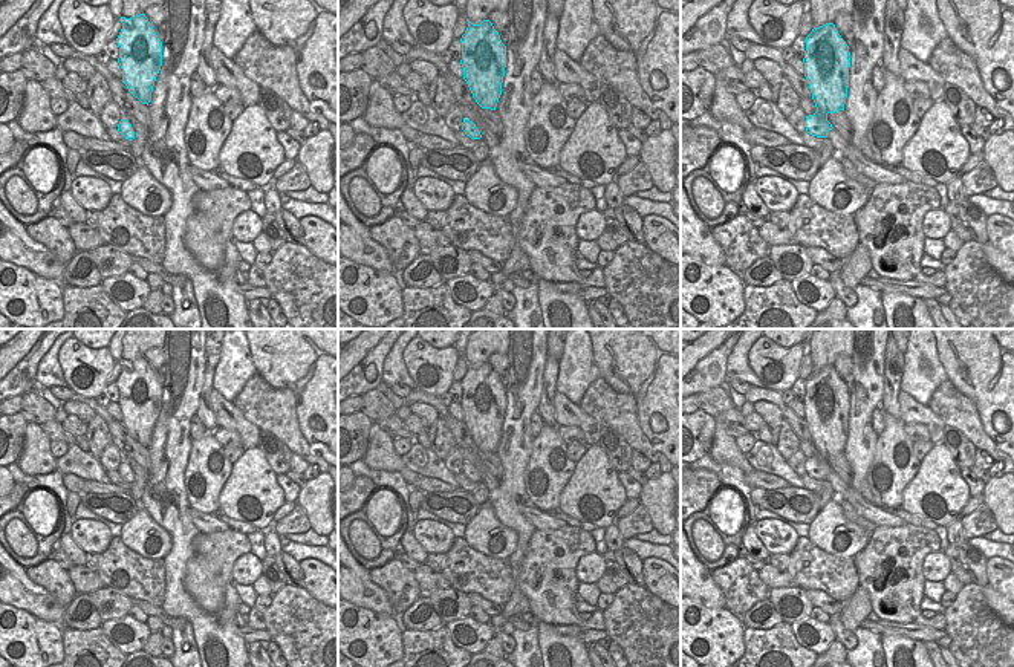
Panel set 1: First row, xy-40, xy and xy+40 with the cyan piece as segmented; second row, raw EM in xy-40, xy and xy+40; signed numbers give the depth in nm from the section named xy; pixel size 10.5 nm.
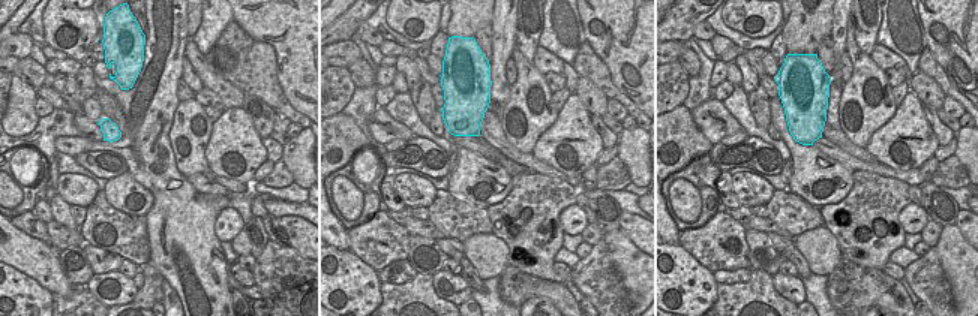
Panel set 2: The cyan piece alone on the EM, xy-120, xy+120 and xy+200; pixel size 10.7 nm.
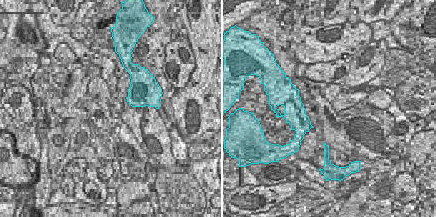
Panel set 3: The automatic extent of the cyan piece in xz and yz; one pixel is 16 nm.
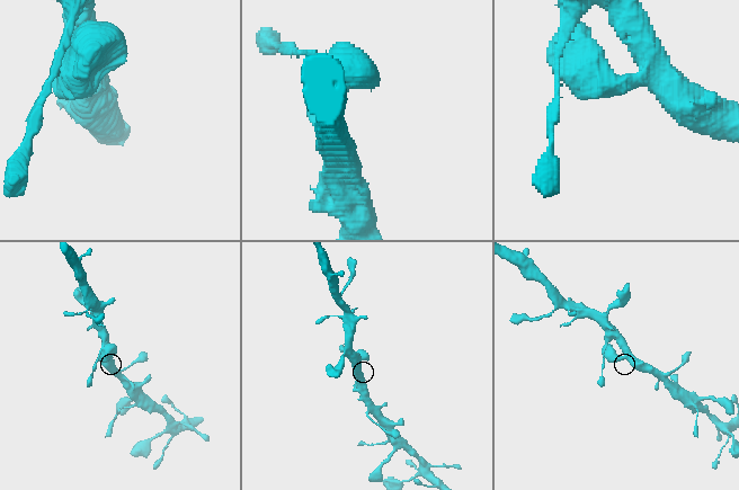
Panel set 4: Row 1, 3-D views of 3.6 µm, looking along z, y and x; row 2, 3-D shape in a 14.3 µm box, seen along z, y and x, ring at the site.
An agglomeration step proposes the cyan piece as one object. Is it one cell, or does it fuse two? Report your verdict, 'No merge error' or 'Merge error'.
No merge error

